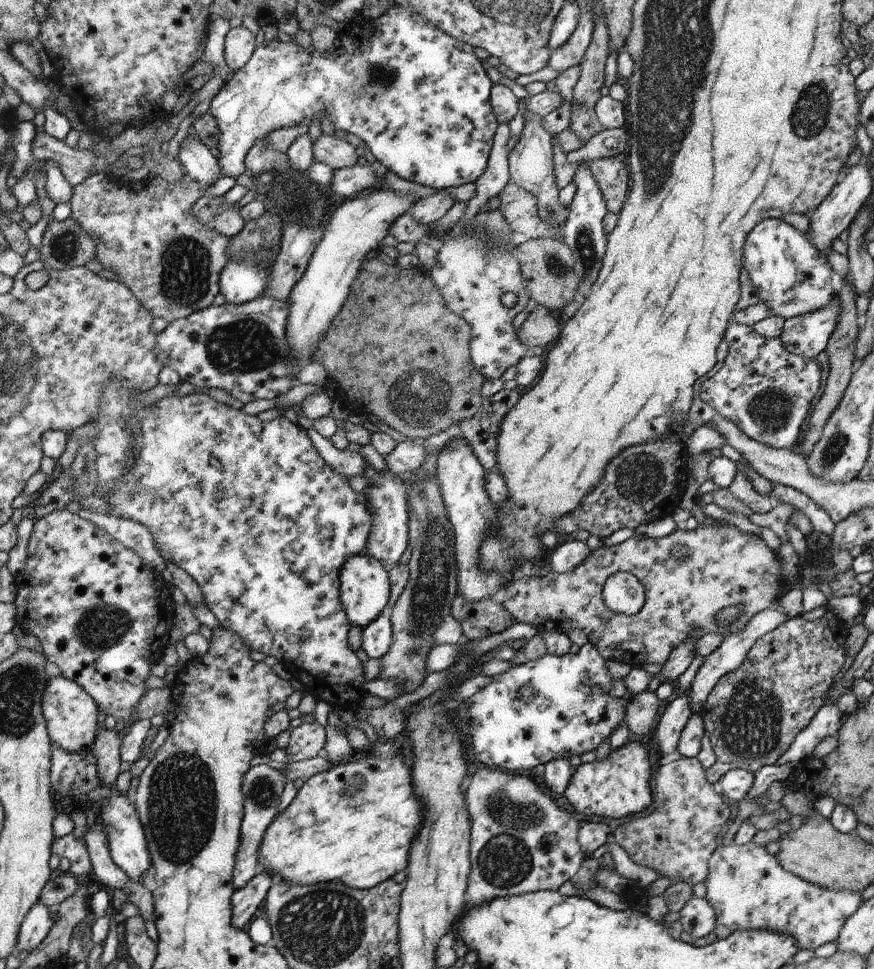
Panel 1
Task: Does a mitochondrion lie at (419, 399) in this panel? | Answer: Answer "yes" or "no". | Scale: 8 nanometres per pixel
yes

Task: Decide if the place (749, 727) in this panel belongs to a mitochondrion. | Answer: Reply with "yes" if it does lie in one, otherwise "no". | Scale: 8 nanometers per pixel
yes

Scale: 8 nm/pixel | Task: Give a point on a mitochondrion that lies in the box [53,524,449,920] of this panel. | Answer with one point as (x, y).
(181, 798)

